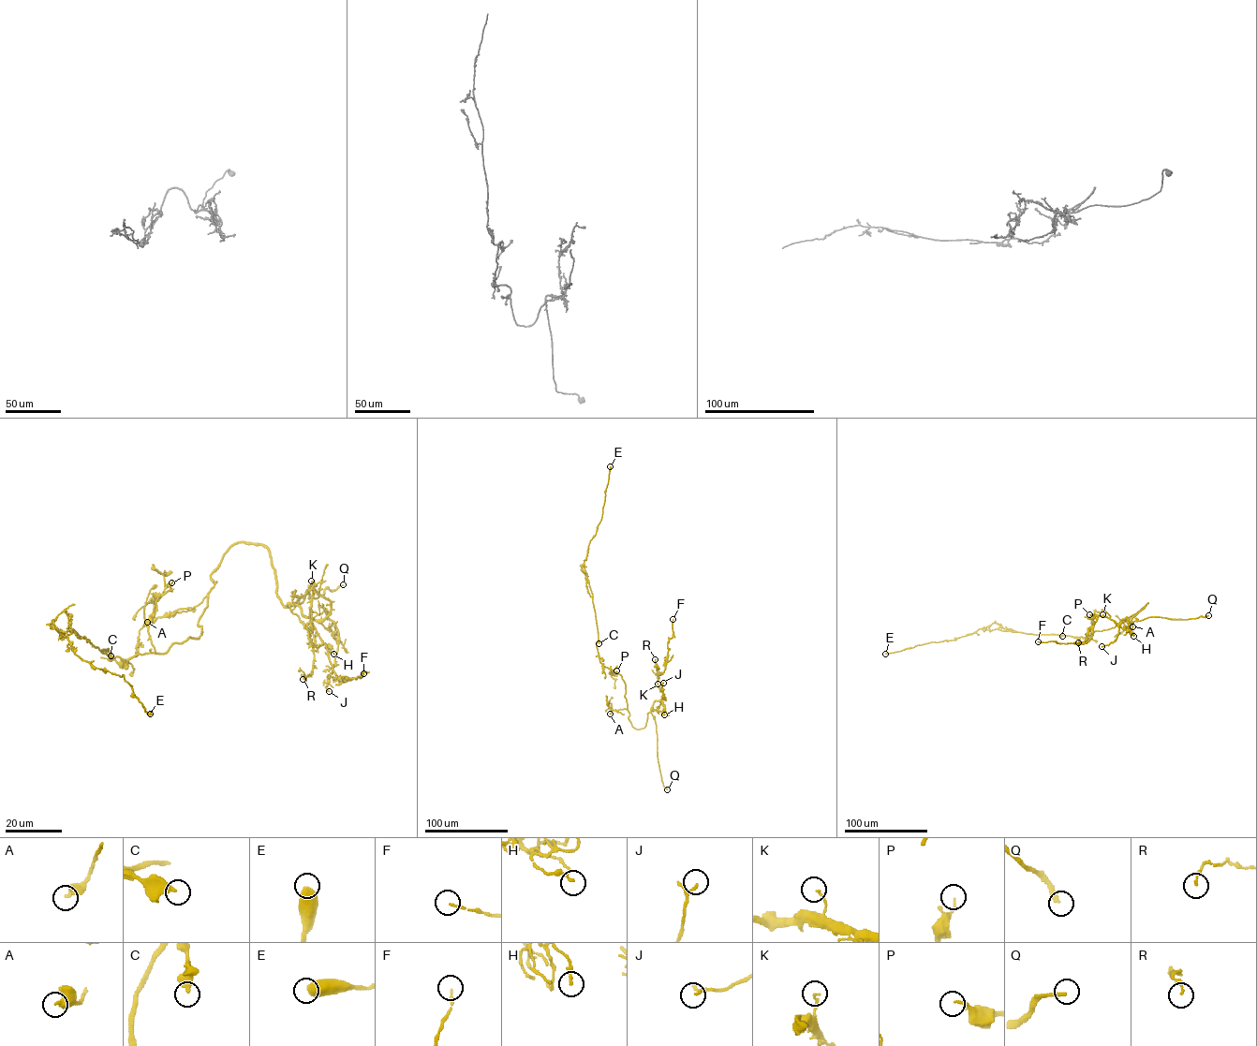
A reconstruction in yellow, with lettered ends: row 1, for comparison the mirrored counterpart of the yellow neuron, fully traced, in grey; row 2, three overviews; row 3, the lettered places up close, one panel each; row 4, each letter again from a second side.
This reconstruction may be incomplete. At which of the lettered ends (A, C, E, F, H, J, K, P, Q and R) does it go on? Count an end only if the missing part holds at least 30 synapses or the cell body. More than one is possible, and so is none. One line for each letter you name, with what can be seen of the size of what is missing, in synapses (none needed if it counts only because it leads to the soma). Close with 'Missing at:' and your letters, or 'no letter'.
Missing at: Q

